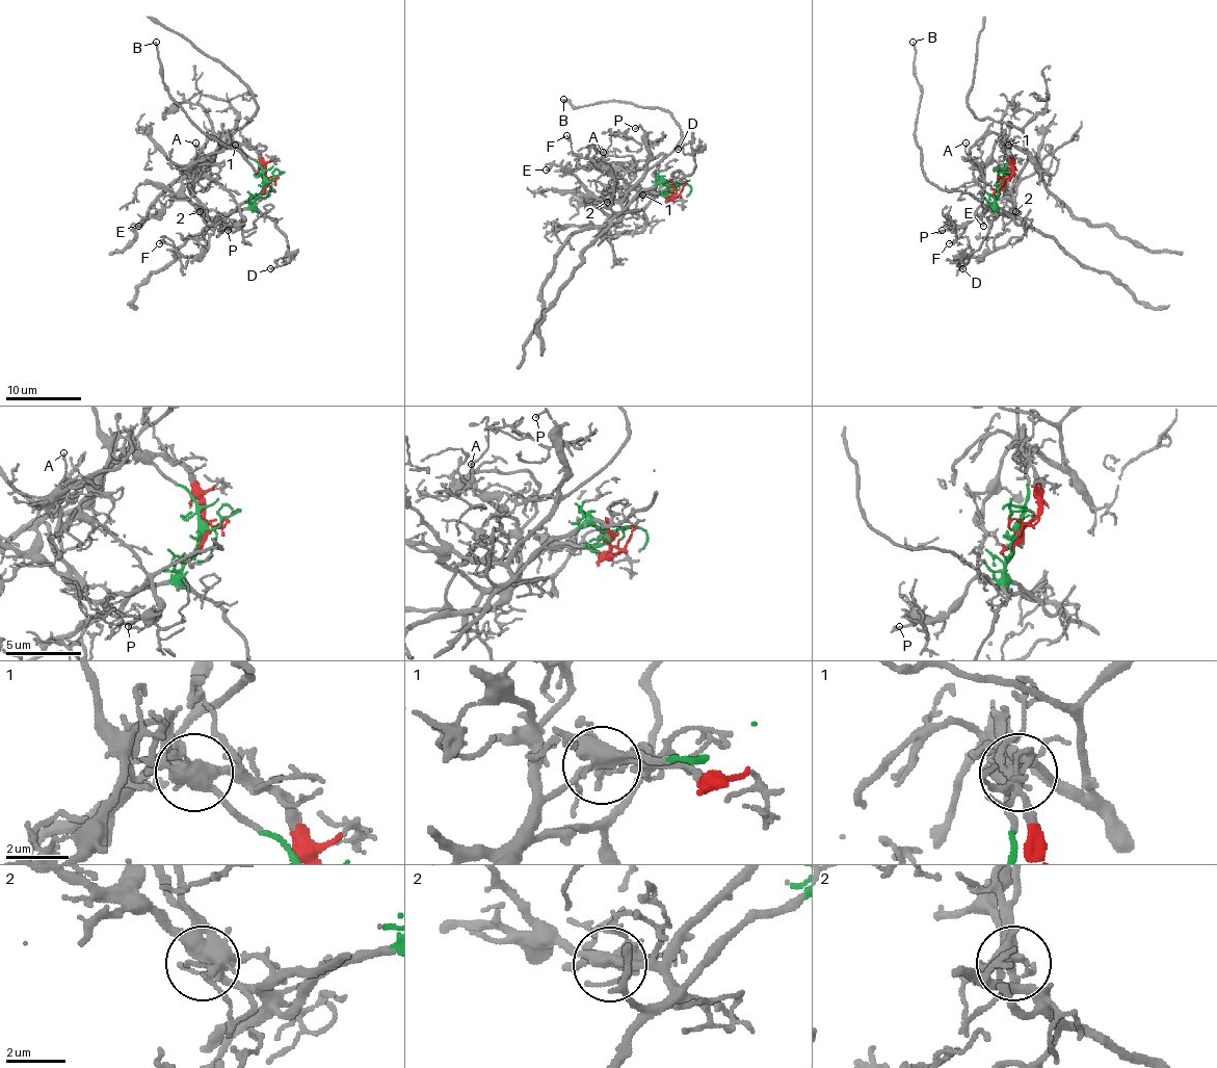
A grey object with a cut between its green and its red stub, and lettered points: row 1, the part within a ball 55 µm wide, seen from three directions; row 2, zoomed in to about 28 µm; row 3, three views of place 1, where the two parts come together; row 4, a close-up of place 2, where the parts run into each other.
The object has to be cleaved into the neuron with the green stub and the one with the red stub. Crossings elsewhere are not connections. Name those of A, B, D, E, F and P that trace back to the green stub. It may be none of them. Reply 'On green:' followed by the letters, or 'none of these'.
On green: B, D, E, F, P

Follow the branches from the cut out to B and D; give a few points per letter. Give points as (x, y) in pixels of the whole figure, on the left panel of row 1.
B: (264, 184), (254, 203), (217, 222), (274, 189), (236, 150), (191, 120), (168, 92), (155, 43)
D: (264, 184), (255, 205), (270, 218), (287, 242), (287, 252), (270, 269)

